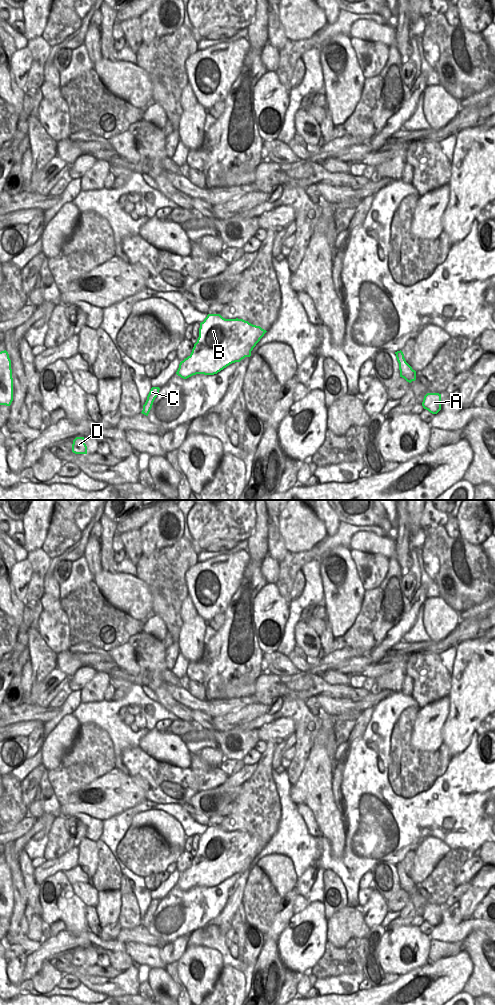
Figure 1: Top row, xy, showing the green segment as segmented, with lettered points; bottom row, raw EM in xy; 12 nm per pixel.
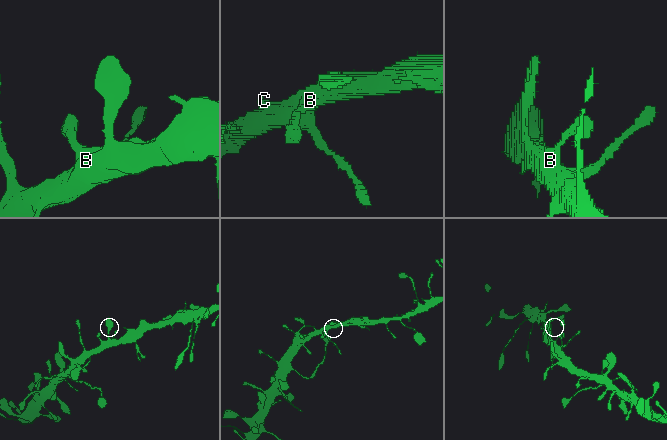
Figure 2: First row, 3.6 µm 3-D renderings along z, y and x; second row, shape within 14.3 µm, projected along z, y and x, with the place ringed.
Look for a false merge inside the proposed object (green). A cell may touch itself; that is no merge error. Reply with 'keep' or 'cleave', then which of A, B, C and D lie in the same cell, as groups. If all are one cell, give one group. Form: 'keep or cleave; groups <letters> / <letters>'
keep; groups A B C D

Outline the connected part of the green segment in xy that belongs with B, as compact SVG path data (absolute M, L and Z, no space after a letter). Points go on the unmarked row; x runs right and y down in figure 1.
M208 826L200 835L199 849L191 866L180 874L176 884L187 891L196 886L214 887L232 875L251 868L251 863L267 843L243 831L225 831L220 826Z

